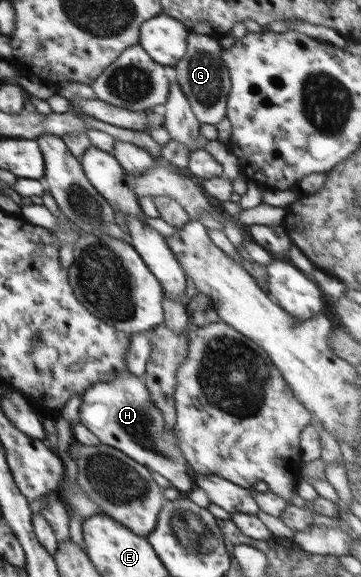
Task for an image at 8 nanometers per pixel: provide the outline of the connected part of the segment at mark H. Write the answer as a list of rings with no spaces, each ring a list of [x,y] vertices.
[[[126,372],[109,382],[96,382],[82,395],[80,422],[99,438],[100,442],[132,458],[135,462],[158,472],[182,494],[195,488],[191,470],[172,430],[166,430],[162,412],[152,401],[142,376]]]

